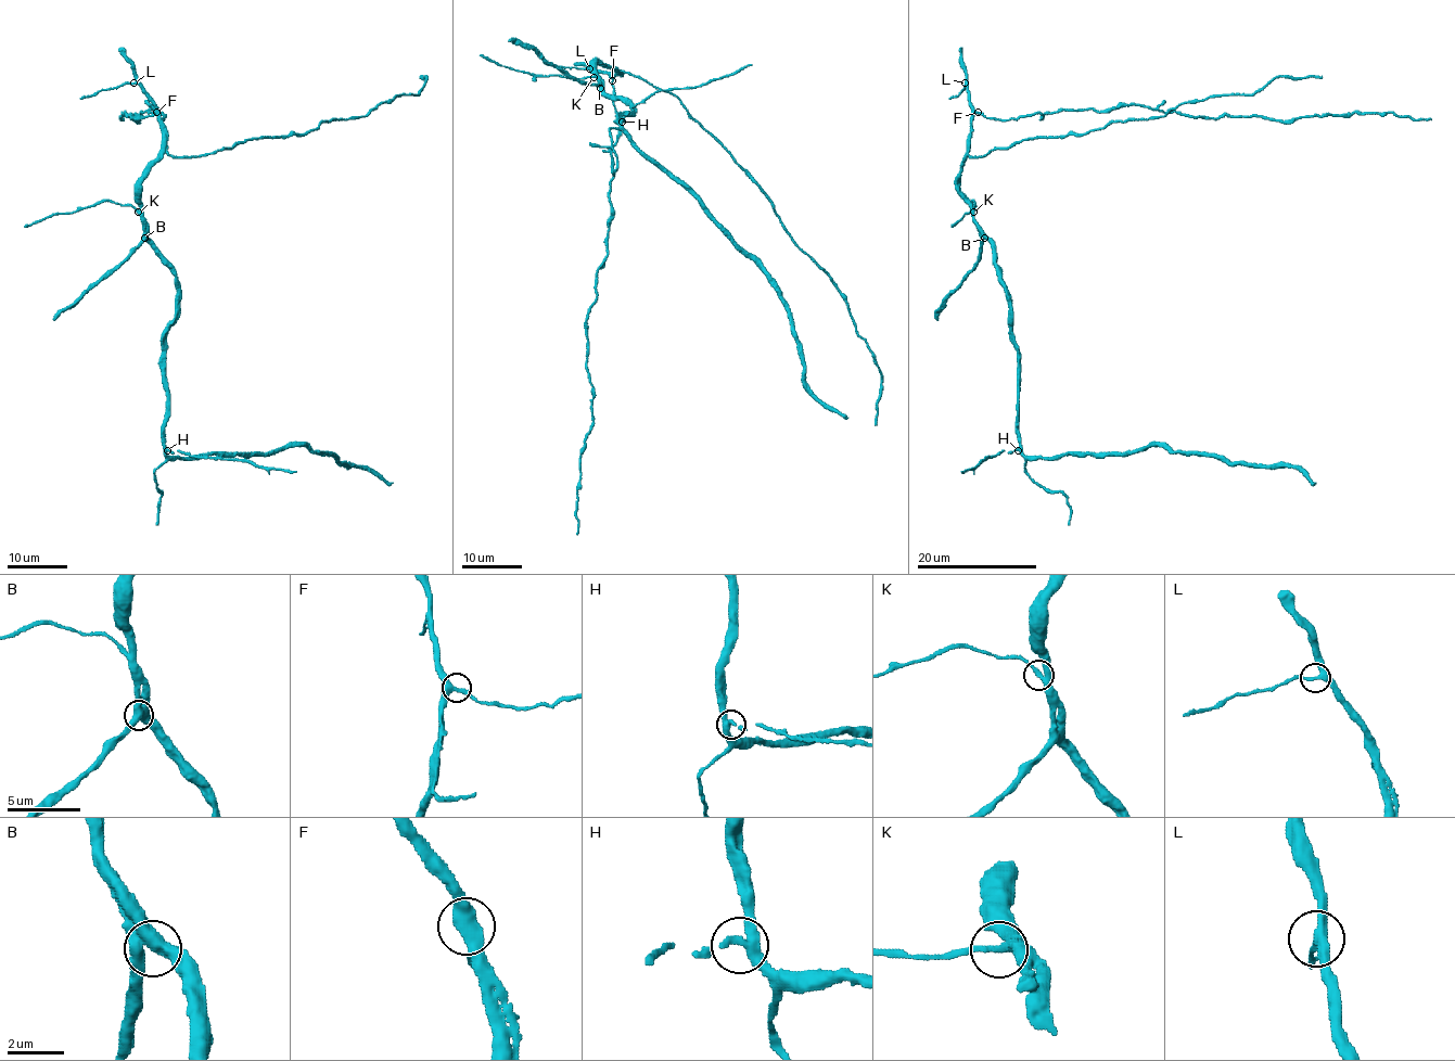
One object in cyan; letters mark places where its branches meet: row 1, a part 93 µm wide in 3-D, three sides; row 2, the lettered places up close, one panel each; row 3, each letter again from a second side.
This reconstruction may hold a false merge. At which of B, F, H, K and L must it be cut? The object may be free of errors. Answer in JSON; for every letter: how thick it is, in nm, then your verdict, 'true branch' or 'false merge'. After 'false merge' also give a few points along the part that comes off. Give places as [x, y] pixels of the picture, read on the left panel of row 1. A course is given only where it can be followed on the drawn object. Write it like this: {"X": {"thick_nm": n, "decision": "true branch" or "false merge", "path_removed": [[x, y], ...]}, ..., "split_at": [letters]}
{"B": {"thick_nm": 480, "decision": "true branch"}, "F": {"thick_nm": 360, "decision": "true branch"}, "H": {"thick_nm": 320, "decision": "true branch"}, "K": {"thick_nm": 320, "decision": "true branch"}, "L": {"thick_nm": 280, "decision": "true branch"}, "split_at": []}

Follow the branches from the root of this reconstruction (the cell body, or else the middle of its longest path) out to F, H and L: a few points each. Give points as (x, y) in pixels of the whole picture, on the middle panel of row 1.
F: (602, 89), (594, 62), (614, 69), (617, 73), (612, 80)
H: (602, 89), (632, 106), (632, 112), (621, 116), (620, 123), (622, 122)
L: (602, 89), (594, 62), (605, 64), (617, 73), (600, 73), (589, 68)

